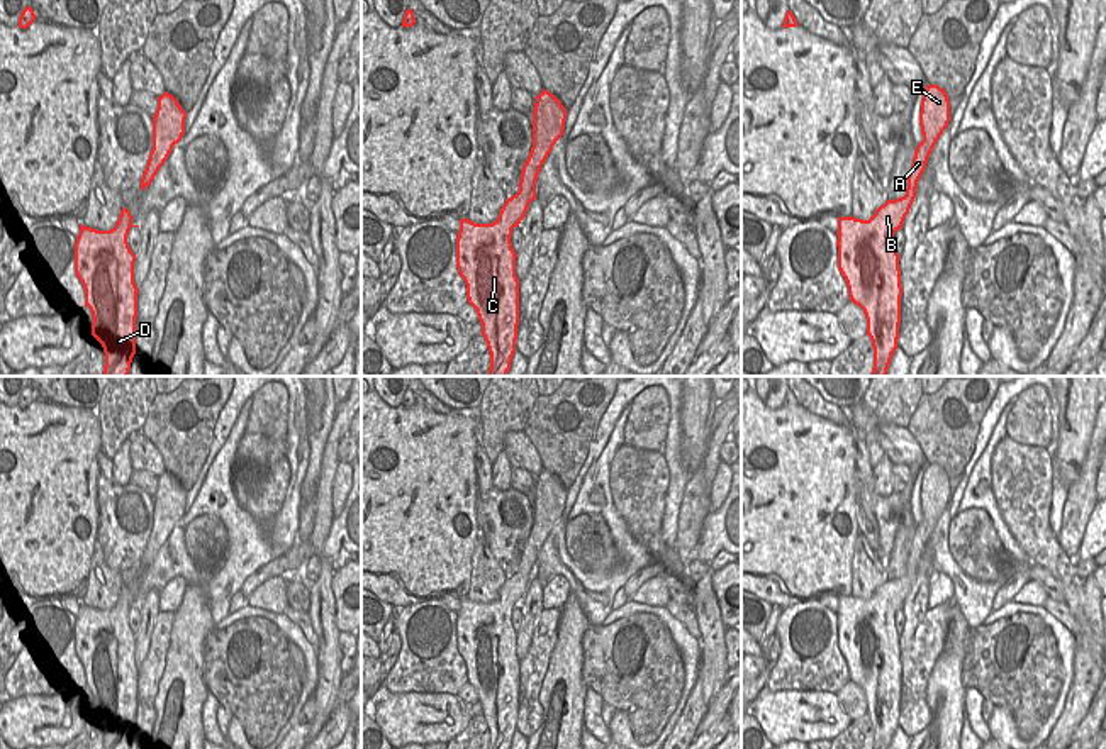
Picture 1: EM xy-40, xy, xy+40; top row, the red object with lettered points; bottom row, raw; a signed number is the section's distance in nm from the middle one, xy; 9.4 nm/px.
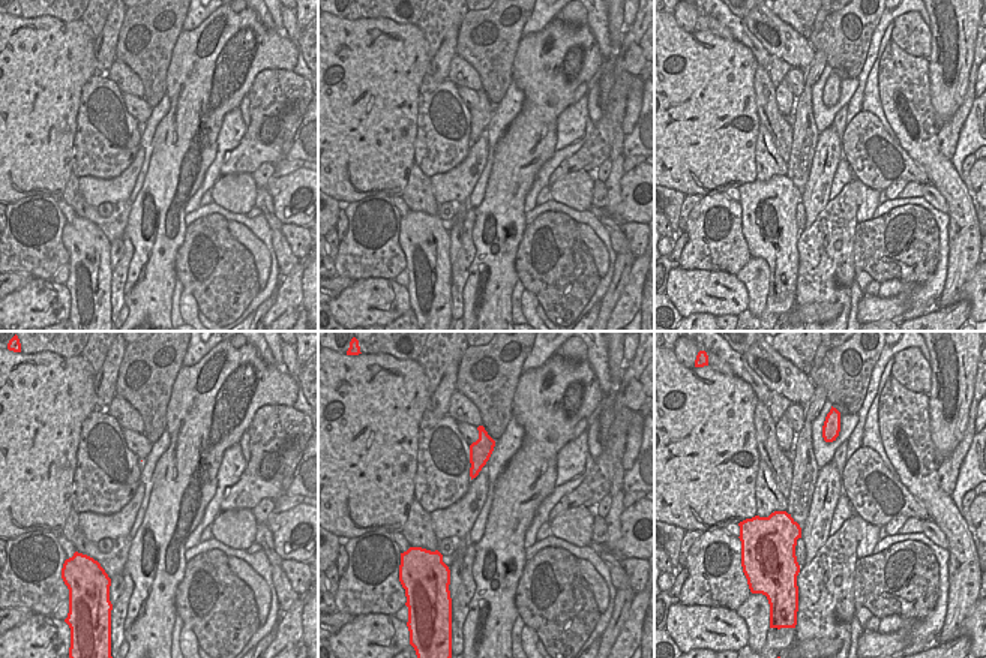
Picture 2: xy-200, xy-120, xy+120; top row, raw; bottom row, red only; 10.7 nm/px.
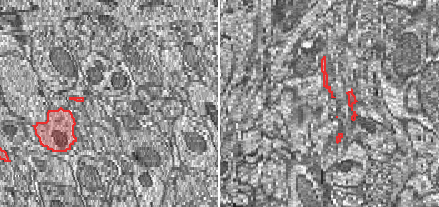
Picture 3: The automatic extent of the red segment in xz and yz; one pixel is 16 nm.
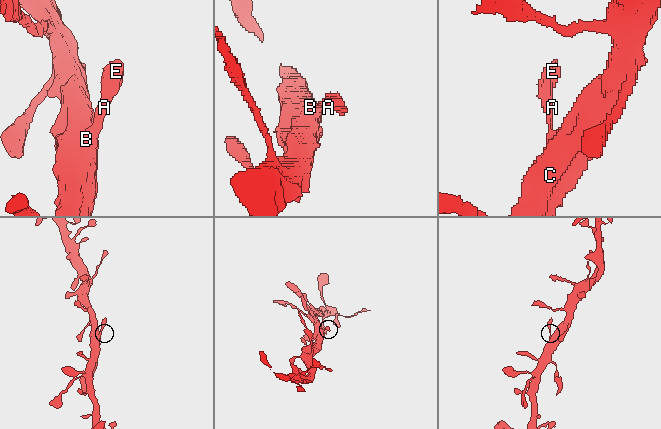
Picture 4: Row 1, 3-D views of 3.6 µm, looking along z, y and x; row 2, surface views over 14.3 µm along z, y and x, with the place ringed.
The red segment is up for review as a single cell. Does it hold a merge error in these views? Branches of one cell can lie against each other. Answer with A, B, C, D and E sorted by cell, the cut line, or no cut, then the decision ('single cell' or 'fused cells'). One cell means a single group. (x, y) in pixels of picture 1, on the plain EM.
groups A B C D E; cut none; single cell

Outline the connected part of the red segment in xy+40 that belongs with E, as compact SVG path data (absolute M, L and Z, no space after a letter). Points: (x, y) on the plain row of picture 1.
M926 464L919 491L923 520L914 530L906 574L887 580L869 600L838 596L838 649L846 661L850 681L865 693L874 727L872 749L889 749L899 718L902 666L894 613L902 608L918 561L948 502L947 471L938 464Z

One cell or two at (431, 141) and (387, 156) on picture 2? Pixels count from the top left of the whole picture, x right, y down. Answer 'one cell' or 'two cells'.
two cells

